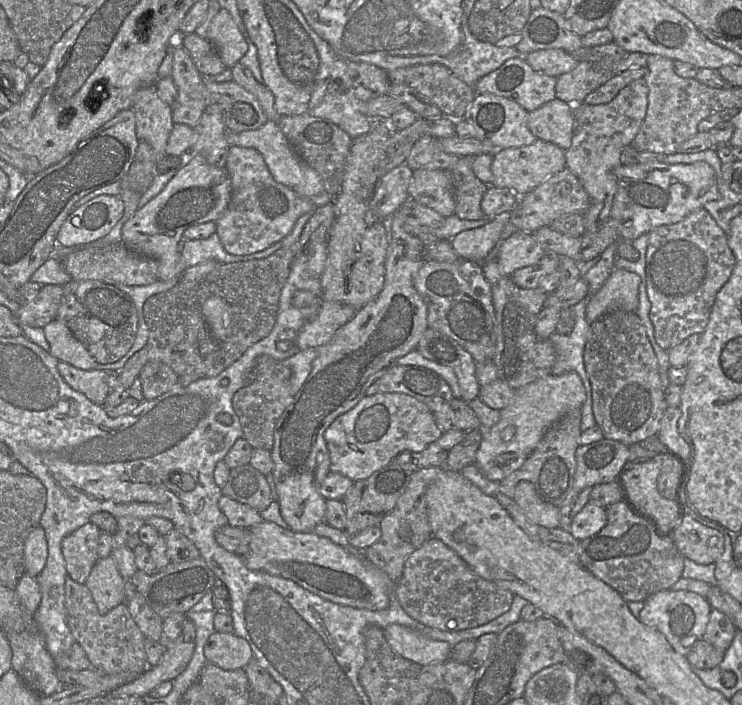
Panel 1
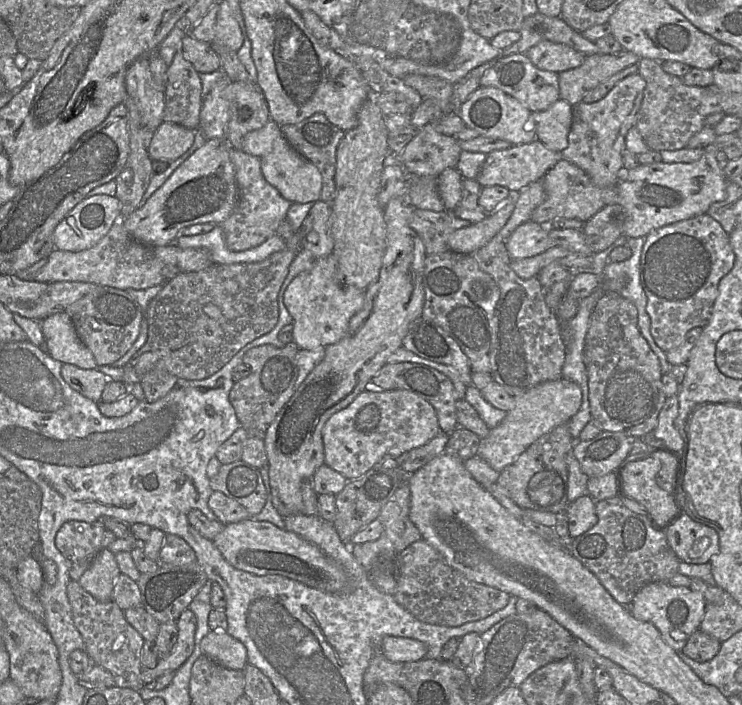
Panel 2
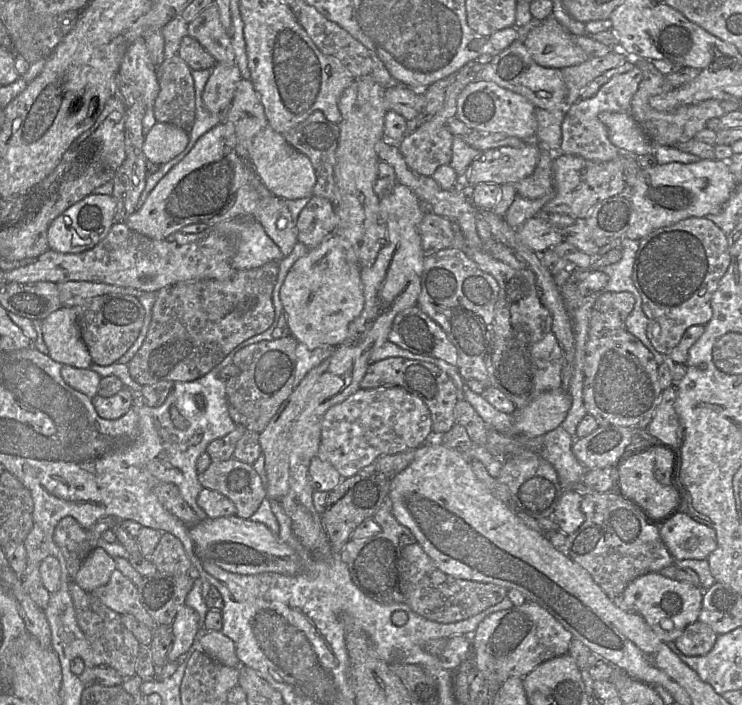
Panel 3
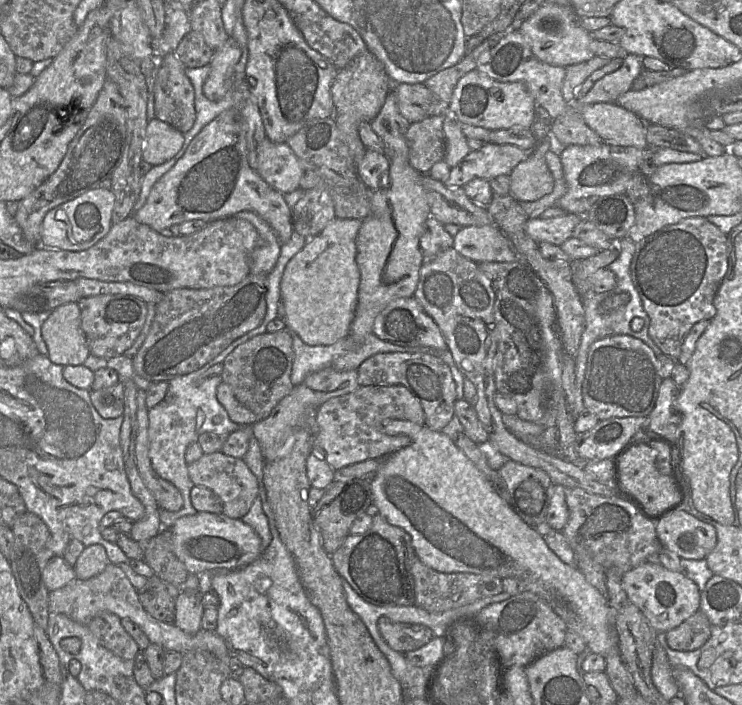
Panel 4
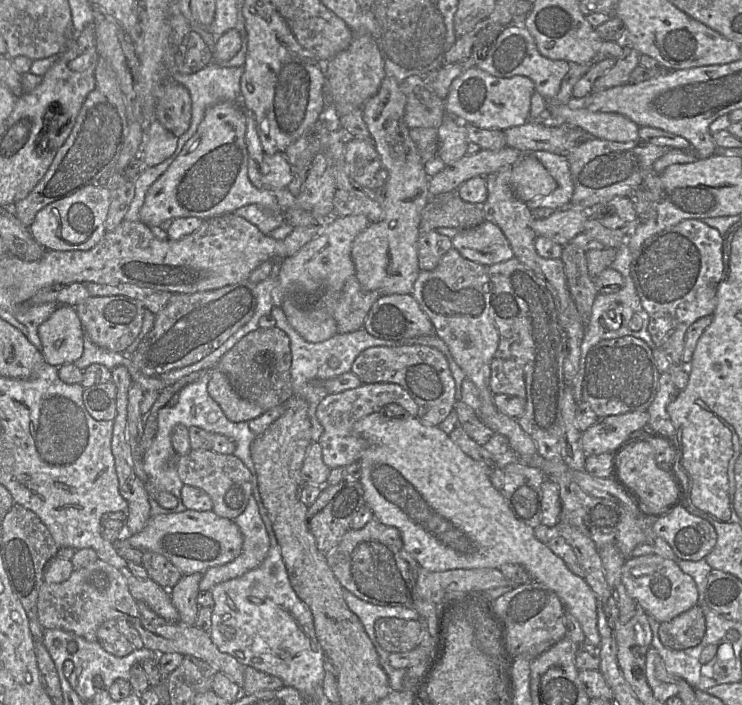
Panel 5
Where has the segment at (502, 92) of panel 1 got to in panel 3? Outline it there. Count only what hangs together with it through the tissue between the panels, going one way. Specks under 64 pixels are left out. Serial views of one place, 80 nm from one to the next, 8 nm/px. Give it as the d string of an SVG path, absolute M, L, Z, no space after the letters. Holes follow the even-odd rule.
M520 39L495 55L492 60L484 66L480 74L480 79L494 82L502 88L523 96L537 109L558 110L566 108L565 82L562 69L545 68L538 65L532 59L528 49Z

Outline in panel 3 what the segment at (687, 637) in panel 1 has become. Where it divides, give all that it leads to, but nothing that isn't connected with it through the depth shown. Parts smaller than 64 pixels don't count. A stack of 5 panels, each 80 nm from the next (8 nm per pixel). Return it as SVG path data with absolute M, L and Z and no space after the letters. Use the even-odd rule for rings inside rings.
M651 572L634 579L625 588L623 597L629 611L644 618L664 642L673 642L685 627L699 619L704 590L687 581L670 579L660 572Z

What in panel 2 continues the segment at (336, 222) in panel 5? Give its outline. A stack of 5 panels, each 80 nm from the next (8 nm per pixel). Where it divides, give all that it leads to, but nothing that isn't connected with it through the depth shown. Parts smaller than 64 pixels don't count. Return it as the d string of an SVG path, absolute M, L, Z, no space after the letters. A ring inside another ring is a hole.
M332 253L314 260L311 269L297 275L284 292L283 301L293 320L292 338L299 349L325 348L340 341L351 318L364 305L365 291L341 286L336 279L336 267Z

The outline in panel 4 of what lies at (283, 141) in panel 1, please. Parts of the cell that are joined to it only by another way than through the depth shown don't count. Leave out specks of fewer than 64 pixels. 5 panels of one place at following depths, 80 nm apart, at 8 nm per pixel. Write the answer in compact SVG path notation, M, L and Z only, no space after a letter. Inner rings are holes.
M265 138L257 148L256 171L269 186L282 194L299 188L301 165L287 142L274 143Z

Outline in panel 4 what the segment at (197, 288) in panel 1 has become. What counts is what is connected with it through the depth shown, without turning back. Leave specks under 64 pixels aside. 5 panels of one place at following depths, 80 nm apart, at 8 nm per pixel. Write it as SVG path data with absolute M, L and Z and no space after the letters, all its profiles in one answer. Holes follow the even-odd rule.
M248 274L241 282L234 286L216 286L206 289L178 288L164 293L162 300L156 304L156 313L150 331L143 344L132 358L135 372L151 383L169 381L176 376L182 376L201 369L209 361L225 350L234 340L257 328L263 321L266 311L267 274Z

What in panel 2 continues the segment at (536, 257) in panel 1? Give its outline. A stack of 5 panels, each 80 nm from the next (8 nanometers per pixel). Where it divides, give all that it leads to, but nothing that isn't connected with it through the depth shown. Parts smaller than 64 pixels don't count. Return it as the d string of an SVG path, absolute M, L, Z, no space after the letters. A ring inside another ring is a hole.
M533 221L519 226L506 242L511 260L534 257L553 247L556 245L549 237L548 226Z

